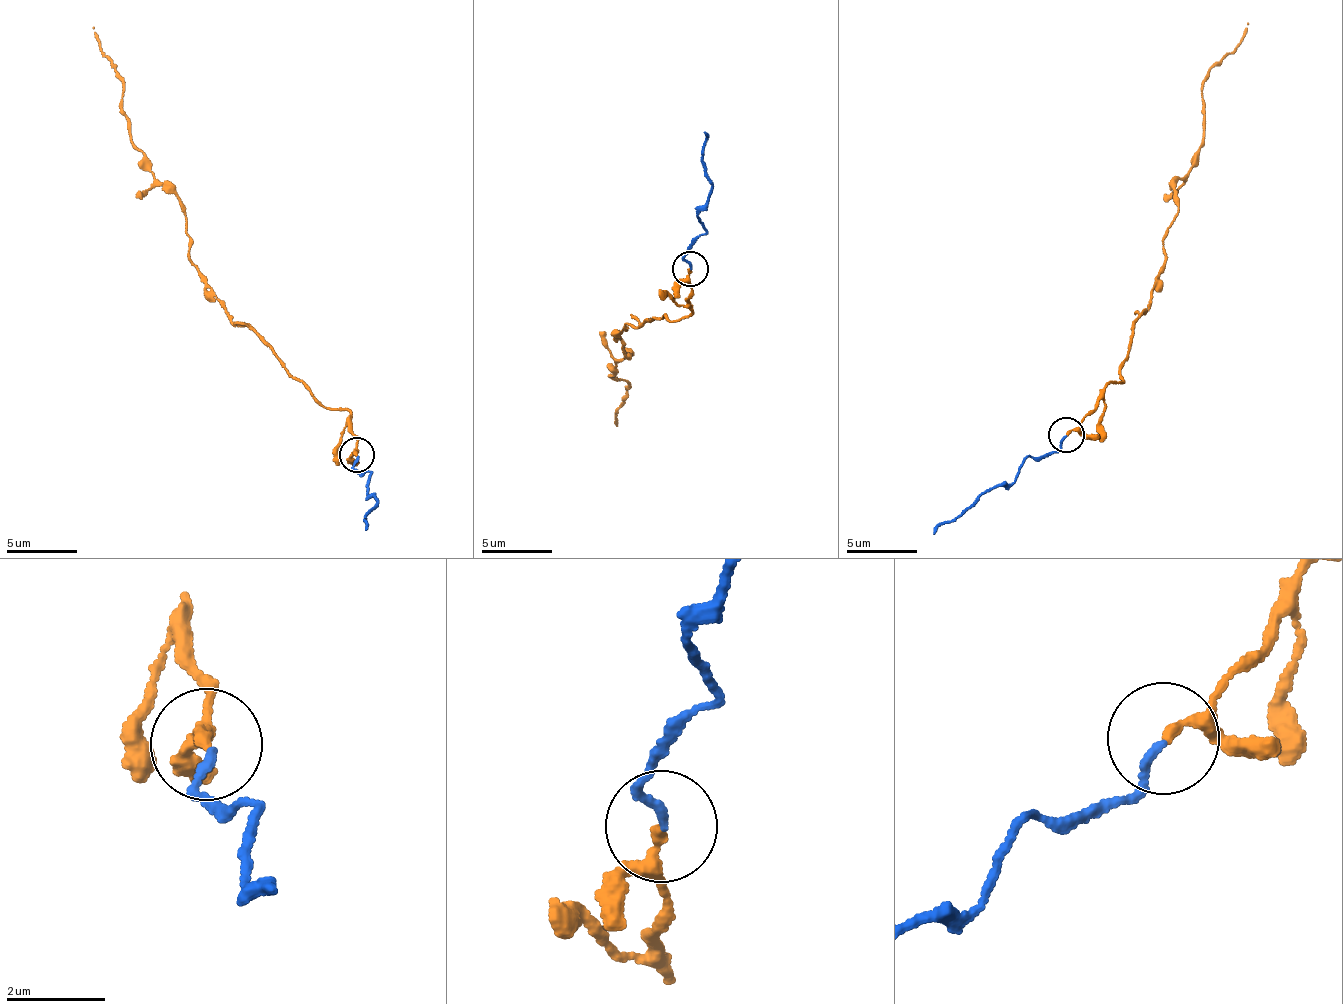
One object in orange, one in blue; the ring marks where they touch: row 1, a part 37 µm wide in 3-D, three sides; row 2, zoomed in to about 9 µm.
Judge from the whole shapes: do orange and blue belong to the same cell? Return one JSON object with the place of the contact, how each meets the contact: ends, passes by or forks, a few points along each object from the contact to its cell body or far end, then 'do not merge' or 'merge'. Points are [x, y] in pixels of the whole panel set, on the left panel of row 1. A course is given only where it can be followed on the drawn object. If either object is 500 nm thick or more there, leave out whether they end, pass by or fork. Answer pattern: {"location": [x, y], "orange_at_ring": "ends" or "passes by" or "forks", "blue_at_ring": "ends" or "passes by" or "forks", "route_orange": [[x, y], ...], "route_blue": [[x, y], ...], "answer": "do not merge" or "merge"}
{"location": [356, 455], "orange_at_ring": "passes by", "blue_at_ring": "ends", "route_orange": [[357, 453], [350, 415], [330, 409], [235, 320], [189, 258], [184, 206], [130, 138], [121, 82], [92, 26]], "route_blue": [[357, 457], [354, 466], [366, 470], [368, 492], [377, 506], [363, 517], [367, 531]], "answer": "merge"}

